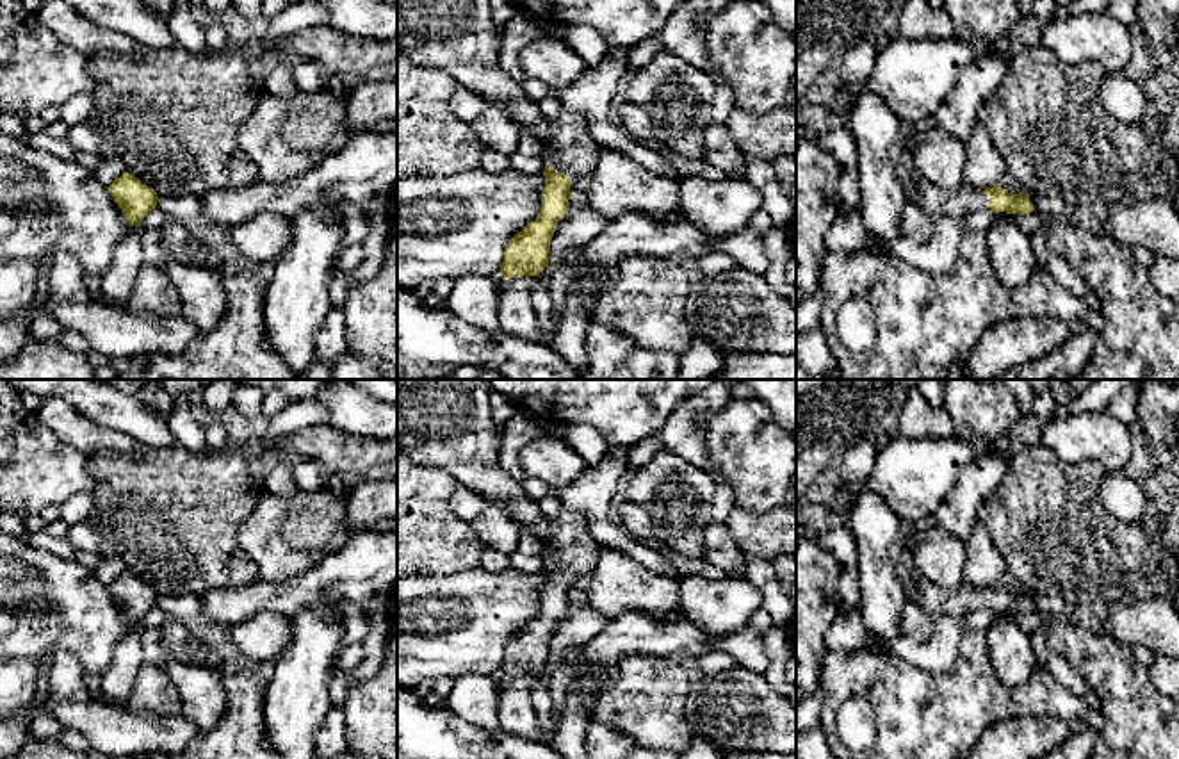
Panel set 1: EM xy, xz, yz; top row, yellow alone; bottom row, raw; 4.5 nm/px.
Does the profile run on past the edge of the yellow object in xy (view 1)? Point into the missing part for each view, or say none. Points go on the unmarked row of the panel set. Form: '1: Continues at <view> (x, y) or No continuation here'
1: No continuation here

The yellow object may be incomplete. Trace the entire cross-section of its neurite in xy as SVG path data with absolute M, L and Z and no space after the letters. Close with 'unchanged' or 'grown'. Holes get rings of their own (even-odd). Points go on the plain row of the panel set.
M125 570L109 584L109 592L130 624L141 620L157 606L157 592L139 577Z; unchanged

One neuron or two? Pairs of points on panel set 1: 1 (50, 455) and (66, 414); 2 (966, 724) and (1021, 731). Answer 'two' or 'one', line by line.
1: two
2: two

